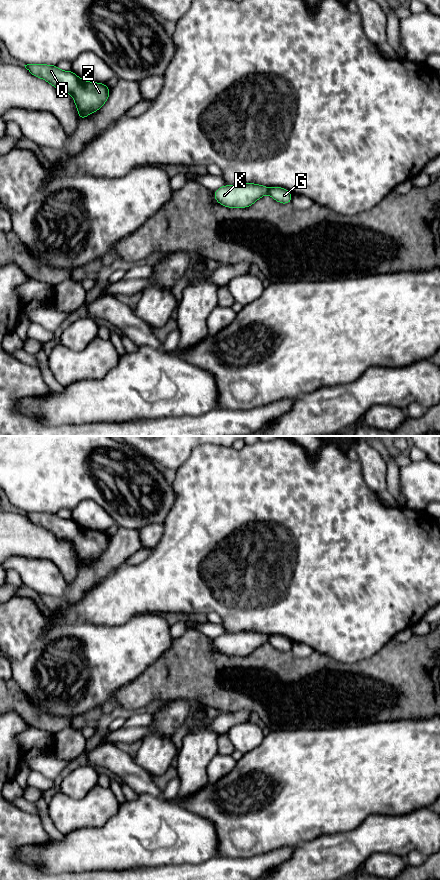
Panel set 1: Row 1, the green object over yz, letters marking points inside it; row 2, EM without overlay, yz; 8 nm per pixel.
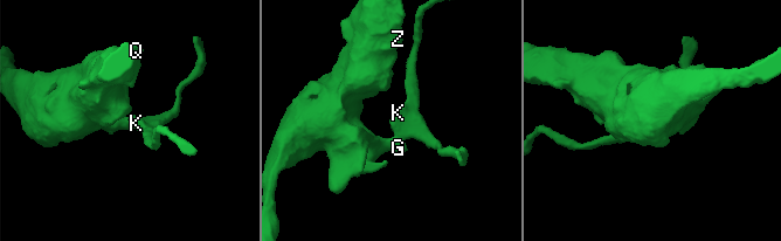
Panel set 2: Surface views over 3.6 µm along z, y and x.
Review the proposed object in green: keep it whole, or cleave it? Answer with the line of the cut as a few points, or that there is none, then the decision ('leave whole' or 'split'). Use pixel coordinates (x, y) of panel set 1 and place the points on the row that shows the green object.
cut yz (267, 188), (268, 193); split

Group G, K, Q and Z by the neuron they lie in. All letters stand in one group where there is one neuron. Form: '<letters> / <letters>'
G Q Z / K

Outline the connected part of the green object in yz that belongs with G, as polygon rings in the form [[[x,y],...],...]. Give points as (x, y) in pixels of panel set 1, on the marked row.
[[[270,187],[268,188],[268,194],[281,204],[291,203],[292,195],[287,189],[282,187]]]

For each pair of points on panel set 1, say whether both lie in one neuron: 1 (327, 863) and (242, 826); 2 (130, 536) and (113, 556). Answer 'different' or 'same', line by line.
1: different
2: same

